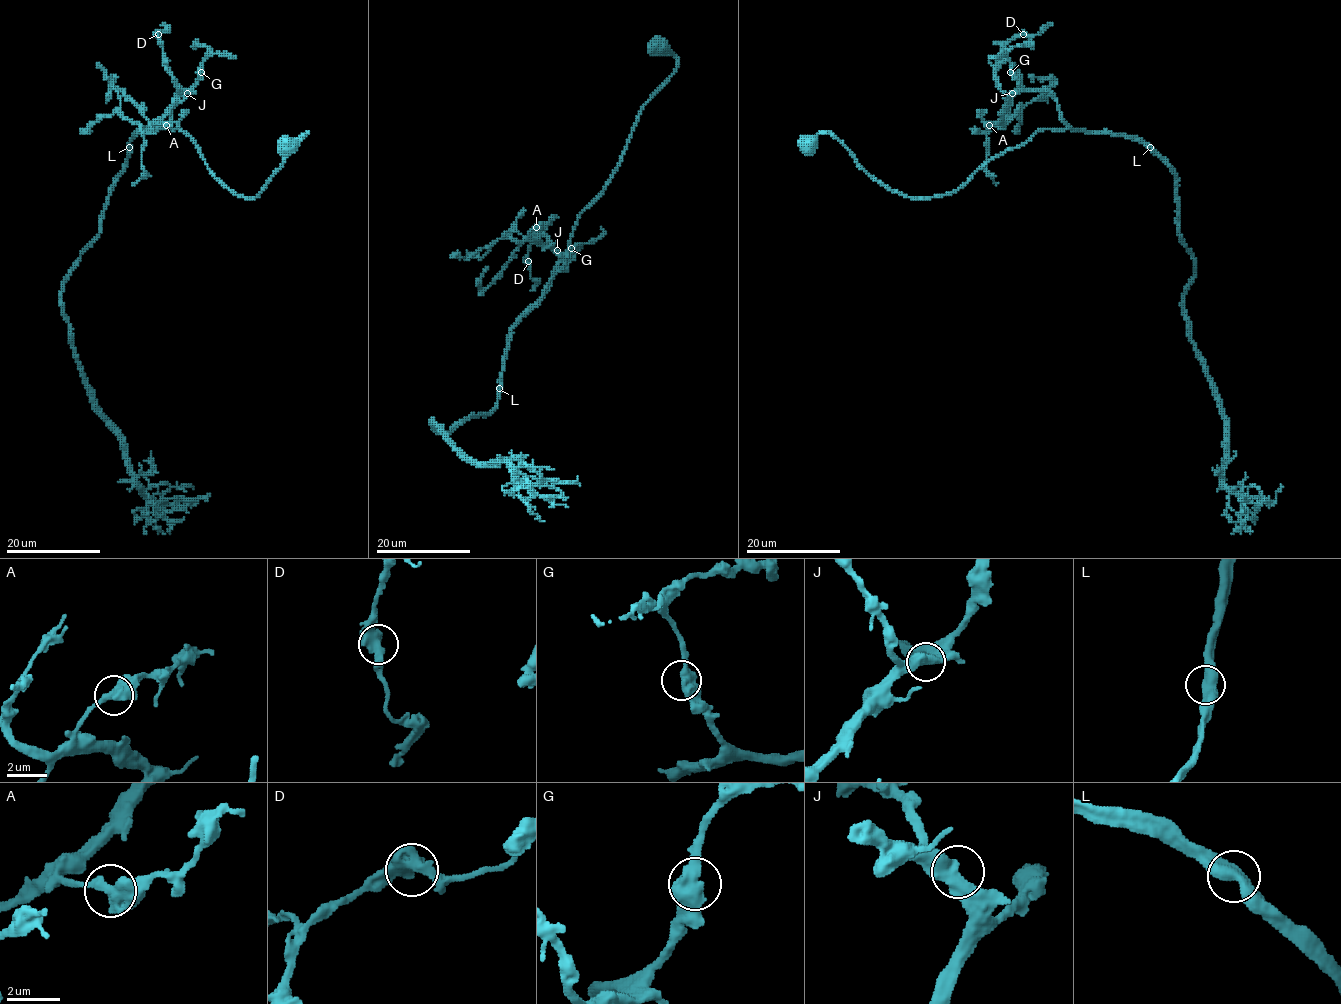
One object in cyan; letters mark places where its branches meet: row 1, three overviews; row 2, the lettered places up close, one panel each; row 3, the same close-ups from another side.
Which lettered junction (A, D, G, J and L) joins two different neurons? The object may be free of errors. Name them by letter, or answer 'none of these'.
none of these

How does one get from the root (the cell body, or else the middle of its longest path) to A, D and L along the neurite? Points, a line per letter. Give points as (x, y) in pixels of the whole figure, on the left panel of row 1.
A: (286, 146), (307, 132), (243, 198), (166, 126), (188, 90), (166, 125)
D: (286, 146), (307, 132), (255, 198), (230, 192), (166, 126), (189, 92), (158, 34)
L: (286, 146), (307, 132), (255, 198), (230, 192), (180, 129), (148, 129), (136, 134), (129, 147)

